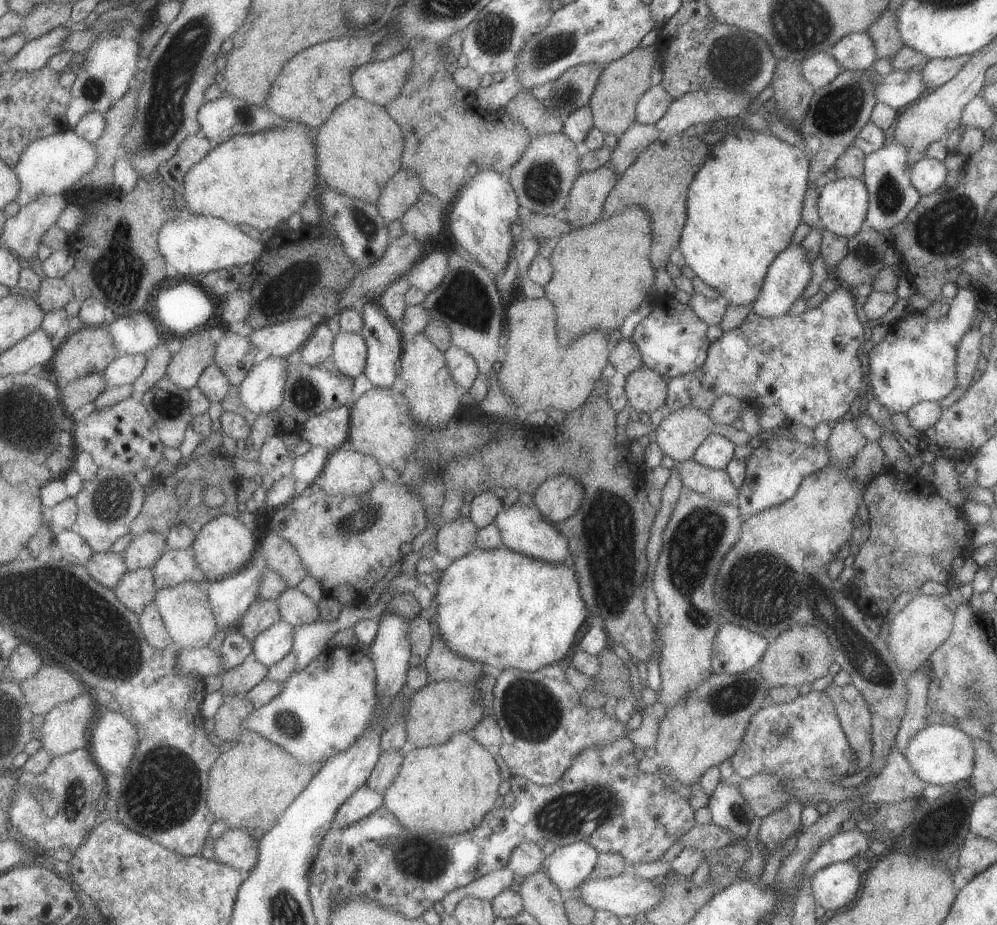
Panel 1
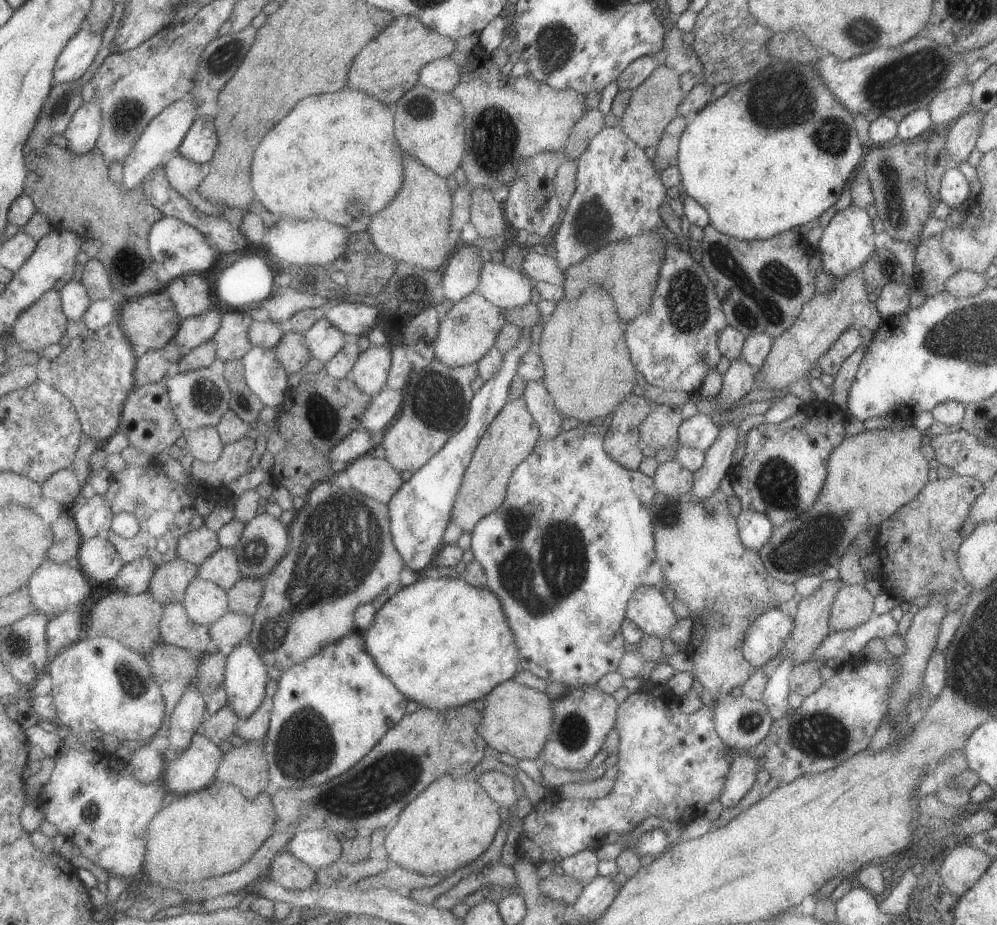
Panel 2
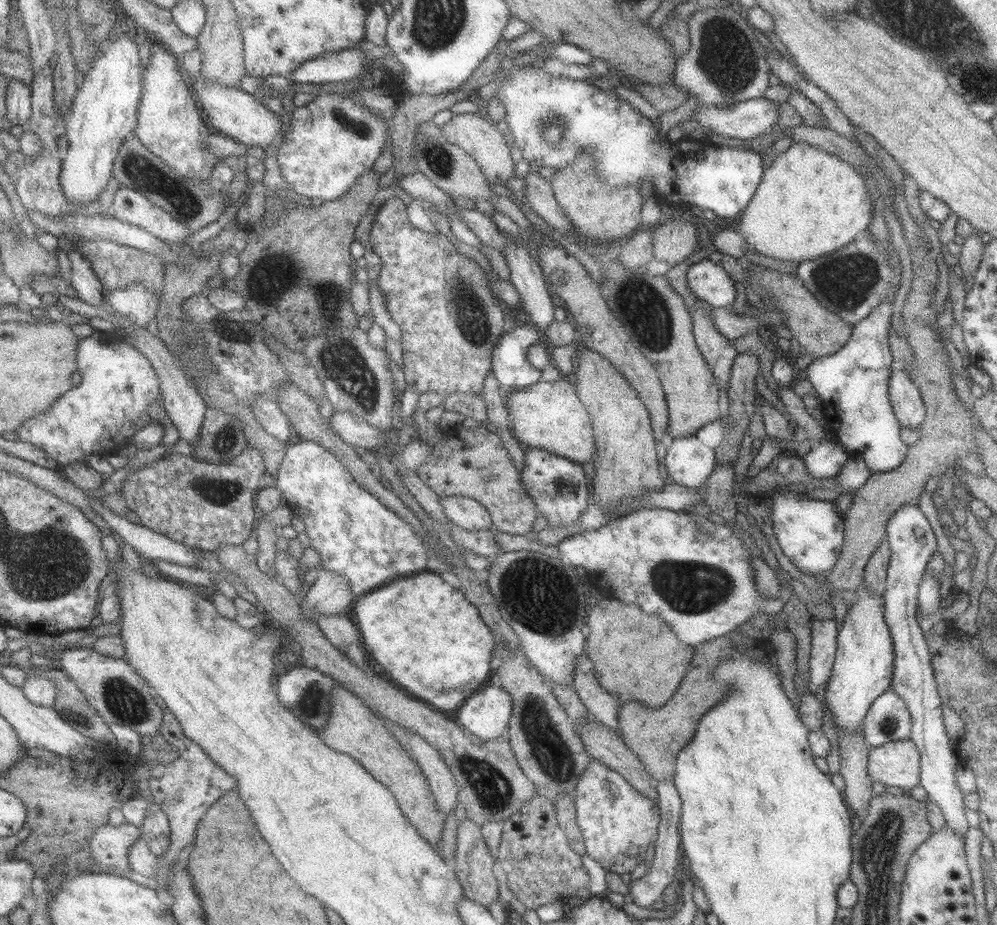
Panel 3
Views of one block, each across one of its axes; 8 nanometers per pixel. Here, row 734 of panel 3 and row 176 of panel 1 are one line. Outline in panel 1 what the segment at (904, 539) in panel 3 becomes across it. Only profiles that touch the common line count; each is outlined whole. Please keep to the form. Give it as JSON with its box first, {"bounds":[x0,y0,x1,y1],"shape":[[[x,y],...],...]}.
{"bounds":[909,156,947,195],"shape":[[[927,156],[914,162],[909,171],[911,184],[920,195],[935,193],[947,176],[947,168],[943,165],[942,158]]]}

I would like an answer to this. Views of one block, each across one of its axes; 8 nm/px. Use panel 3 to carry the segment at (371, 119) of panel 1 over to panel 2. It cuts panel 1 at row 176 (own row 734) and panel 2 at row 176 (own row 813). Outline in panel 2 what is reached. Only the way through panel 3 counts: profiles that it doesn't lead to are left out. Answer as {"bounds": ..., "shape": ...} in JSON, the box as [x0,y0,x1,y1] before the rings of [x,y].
{"bounds":[366,152,454,269],"shape":[[[404,152],[405,180],[402,190],[382,212],[366,219],[367,232],[380,252],[422,268],[441,269],[454,249],[445,250],[447,236],[452,232],[454,198],[445,177],[430,170],[414,155]]]}

